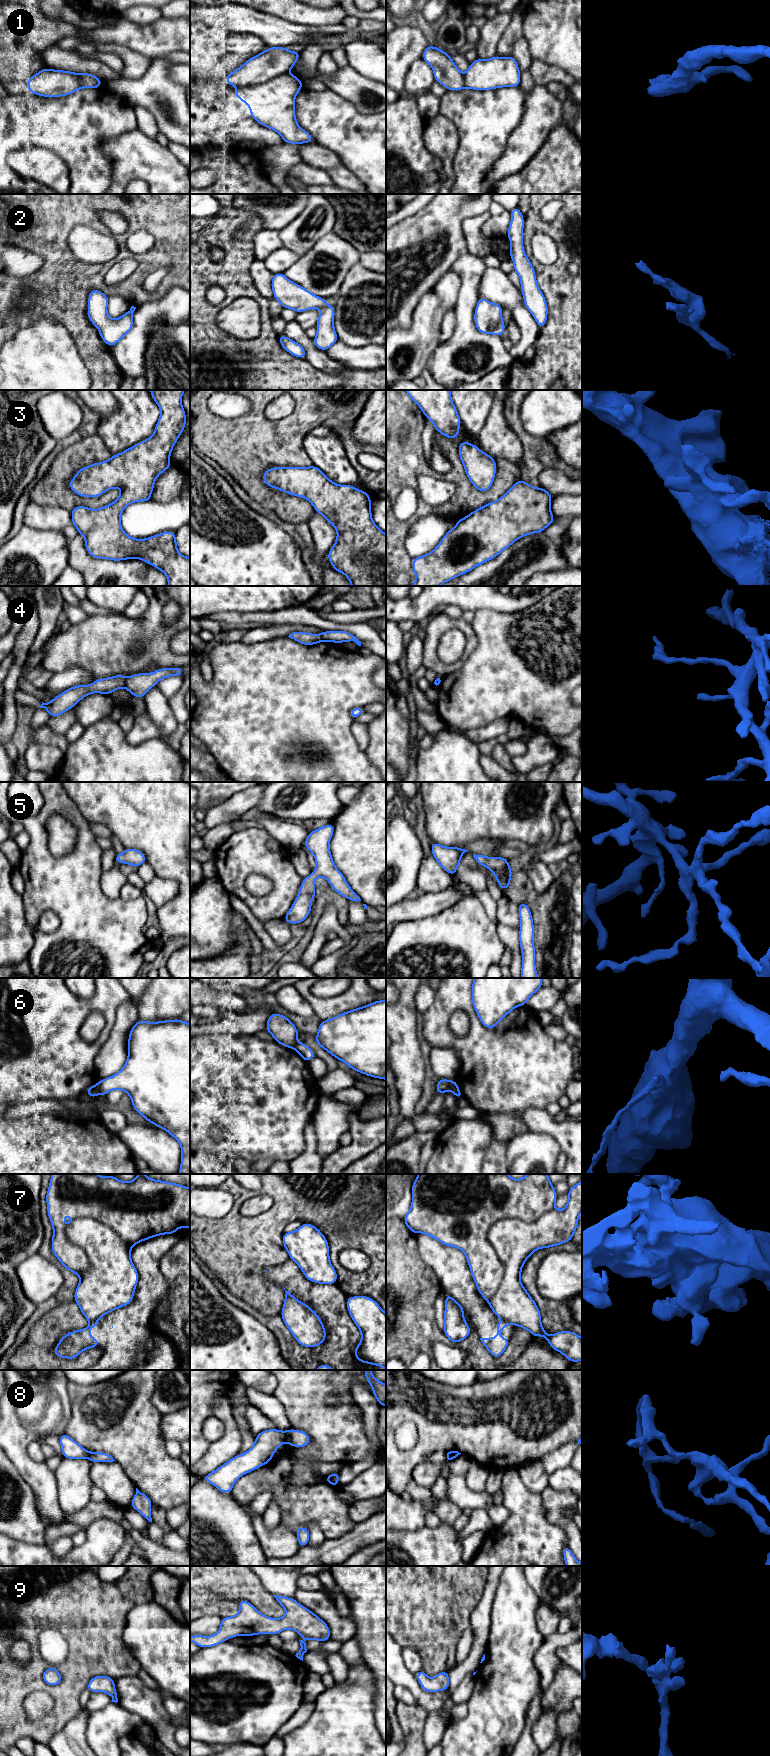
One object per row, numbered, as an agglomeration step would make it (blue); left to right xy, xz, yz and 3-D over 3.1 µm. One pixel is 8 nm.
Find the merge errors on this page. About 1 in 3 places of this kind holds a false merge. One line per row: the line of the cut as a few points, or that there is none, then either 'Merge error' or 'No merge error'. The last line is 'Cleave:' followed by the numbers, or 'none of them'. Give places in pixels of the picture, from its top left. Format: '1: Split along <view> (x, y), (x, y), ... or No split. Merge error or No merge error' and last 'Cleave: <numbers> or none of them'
1: No split. No merge error
2: No split. No merge error
3: No split. No merge error
4: Split along xy (126, 679), (124, 687). Merge error
5: No split. No merge error
6: Split along yz (451, 1080), (452, 1090). Merge error
7: Split along xy (95, 1320), (89, 1322). Merge error
8: Split along xz (284, 1432), (284, 1439), (286, 1441). Merge error
9: No split. No merge error
Cleave: 4, 6, 7, 8

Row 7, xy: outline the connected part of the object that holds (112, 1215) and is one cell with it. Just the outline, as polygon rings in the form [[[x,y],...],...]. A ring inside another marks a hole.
[[[51,1174],[46,1193],[47,1213],[53,1227],[51,1250],[64,1268],[77,1274],[80,1282],[74,1293],[74,1301],[82,1314],[93,1322],[107,1313],[132,1302],[139,1275],[130,1253],[134,1245],[163,1234],[176,1234],[178,1228],[190,1228],[190,1188],[176,1183],[136,1175],[131,1182],[124,1182],[113,1175]],[[63,1217],[74,1219],[64,1226]]]

